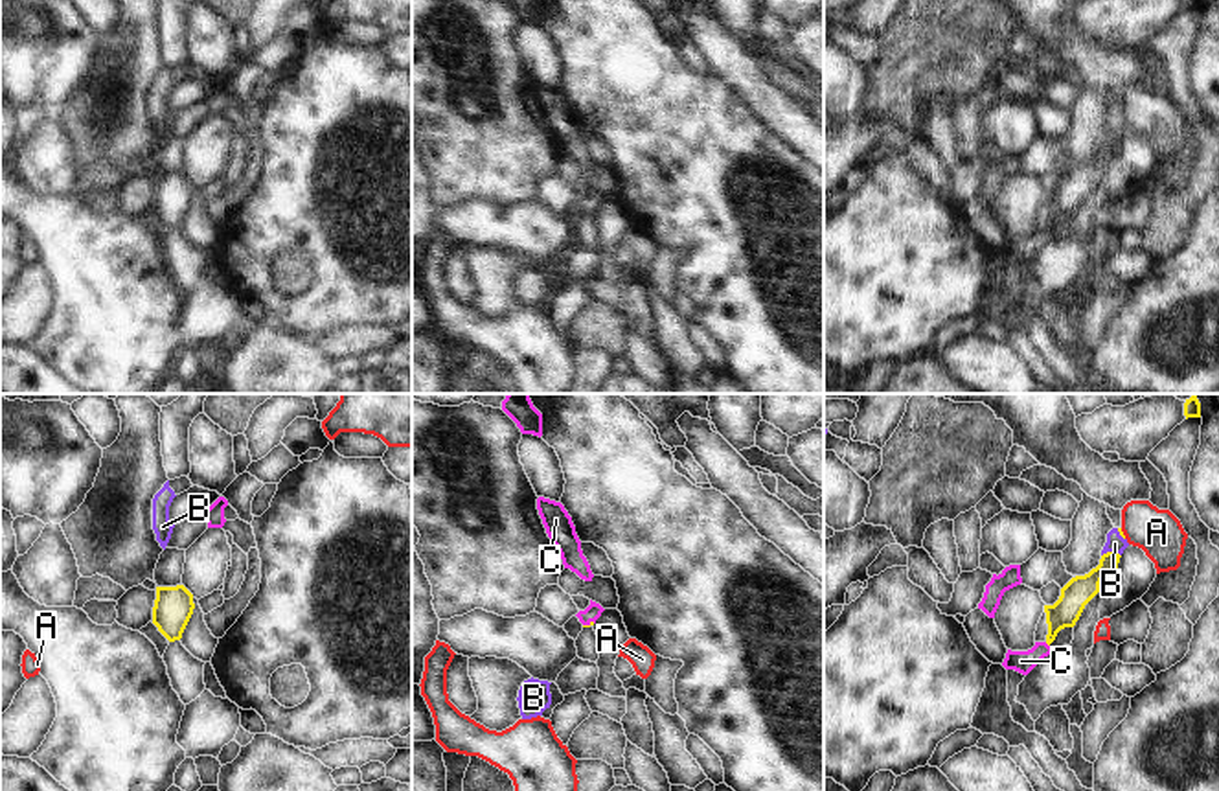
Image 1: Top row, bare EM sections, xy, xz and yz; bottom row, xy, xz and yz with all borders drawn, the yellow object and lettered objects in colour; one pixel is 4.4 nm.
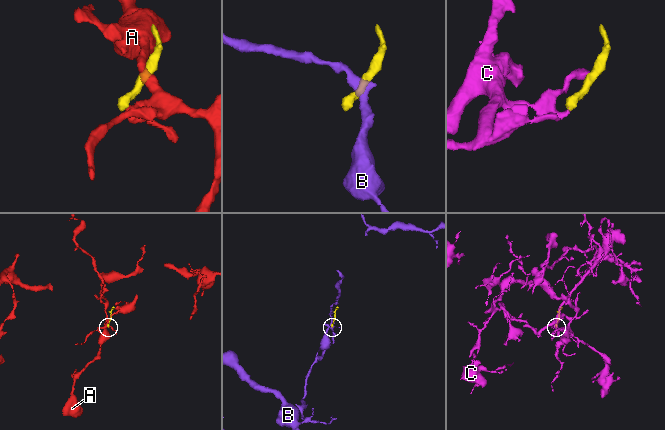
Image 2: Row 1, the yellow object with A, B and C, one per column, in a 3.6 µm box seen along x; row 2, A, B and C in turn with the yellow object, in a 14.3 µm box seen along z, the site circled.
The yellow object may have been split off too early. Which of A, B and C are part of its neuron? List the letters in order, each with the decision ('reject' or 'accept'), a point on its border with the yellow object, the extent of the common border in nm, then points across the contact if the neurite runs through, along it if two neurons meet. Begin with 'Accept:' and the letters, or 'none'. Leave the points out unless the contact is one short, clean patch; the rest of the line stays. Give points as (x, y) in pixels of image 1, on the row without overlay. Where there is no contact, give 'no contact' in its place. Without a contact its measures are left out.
Accept: C
A: reject | yz (1122, 122) | 50 nm | along yz (1120, 116), (1126, 126)
B: reject | yz (1111, 140) | 90 nm | along yz (1120, 142), (1107, 140), (1102, 144)
C: accept | xz (591, 210) | 60 nm | across xz (591, 210), (592, 199)

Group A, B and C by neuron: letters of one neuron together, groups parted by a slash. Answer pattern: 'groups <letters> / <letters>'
groups A / B / C

